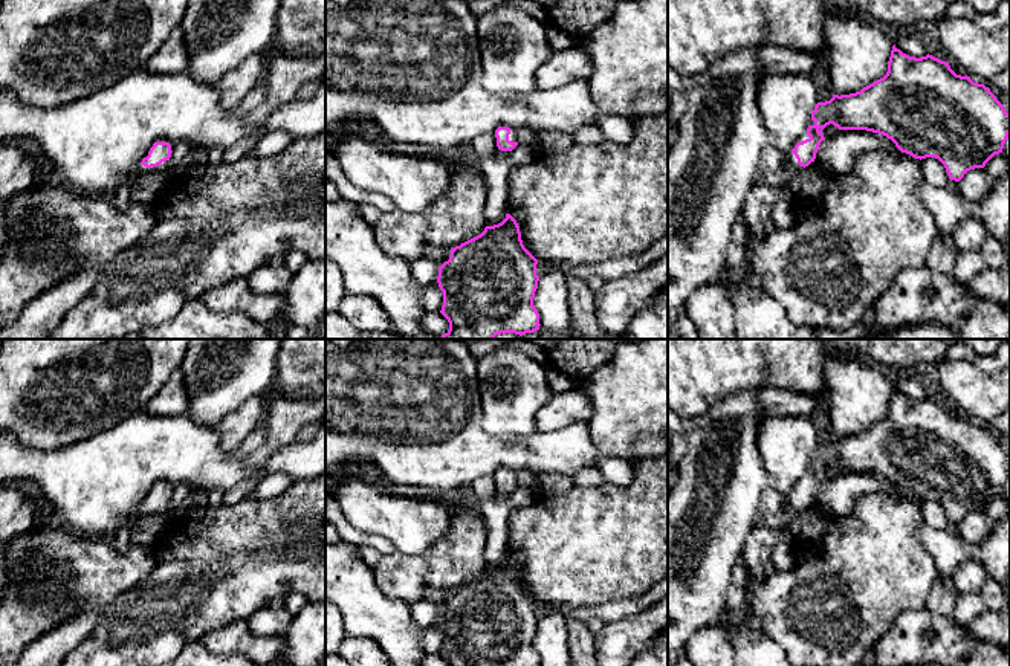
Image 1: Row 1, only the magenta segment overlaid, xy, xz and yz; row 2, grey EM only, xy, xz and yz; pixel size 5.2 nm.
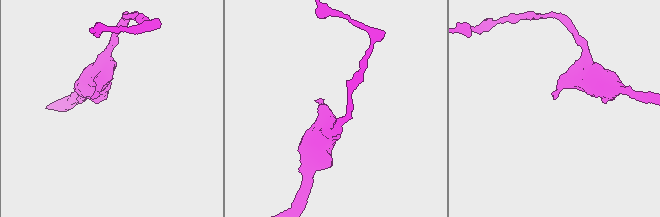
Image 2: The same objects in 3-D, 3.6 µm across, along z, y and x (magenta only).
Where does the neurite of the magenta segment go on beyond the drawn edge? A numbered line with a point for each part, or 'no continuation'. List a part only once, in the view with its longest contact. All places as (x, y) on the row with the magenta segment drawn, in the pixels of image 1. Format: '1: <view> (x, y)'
1: xy (196, 161)

